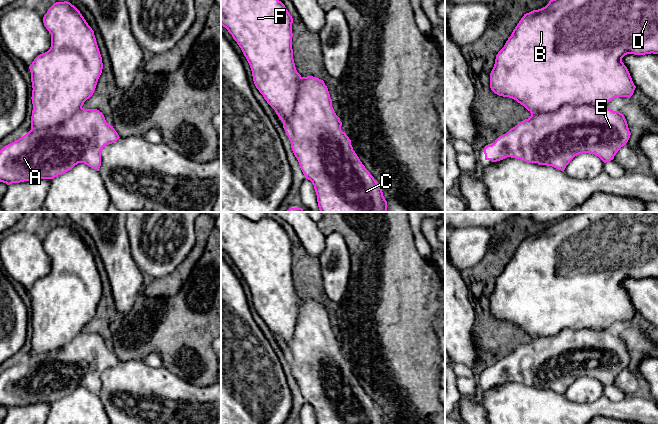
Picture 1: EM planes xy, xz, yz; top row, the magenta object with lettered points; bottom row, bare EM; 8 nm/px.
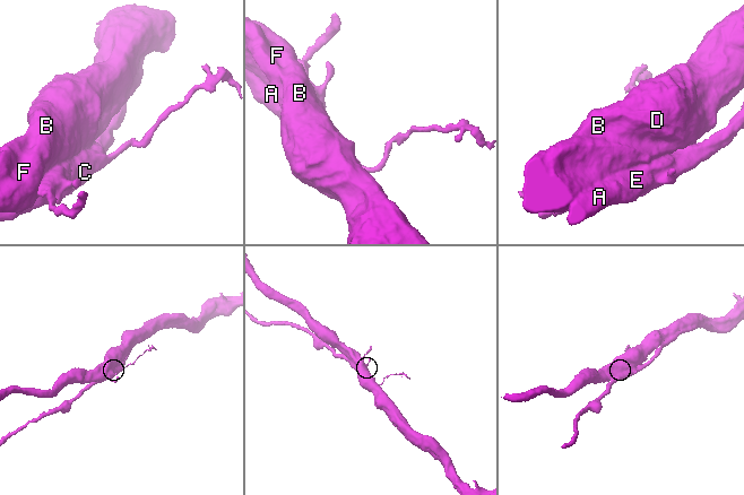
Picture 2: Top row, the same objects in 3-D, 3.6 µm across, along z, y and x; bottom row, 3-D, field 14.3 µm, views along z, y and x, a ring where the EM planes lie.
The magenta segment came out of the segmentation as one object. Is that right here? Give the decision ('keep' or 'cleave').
keep

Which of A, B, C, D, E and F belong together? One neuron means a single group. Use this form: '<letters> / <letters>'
A B C D E F

